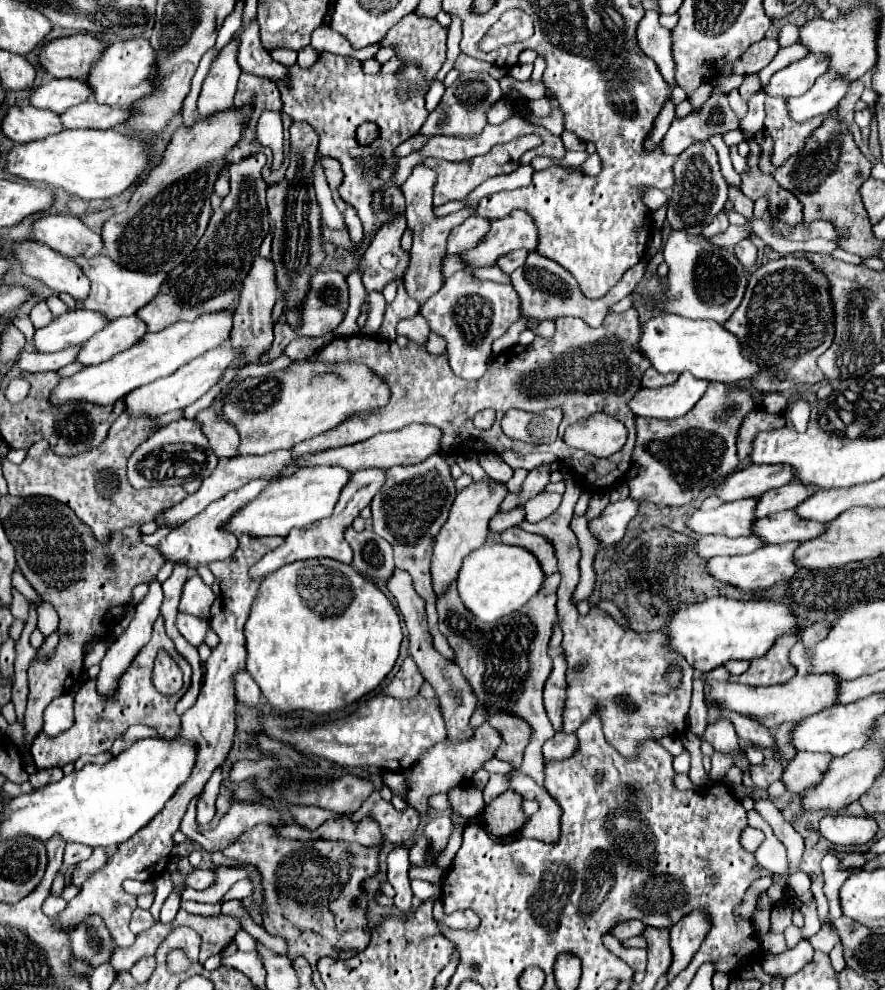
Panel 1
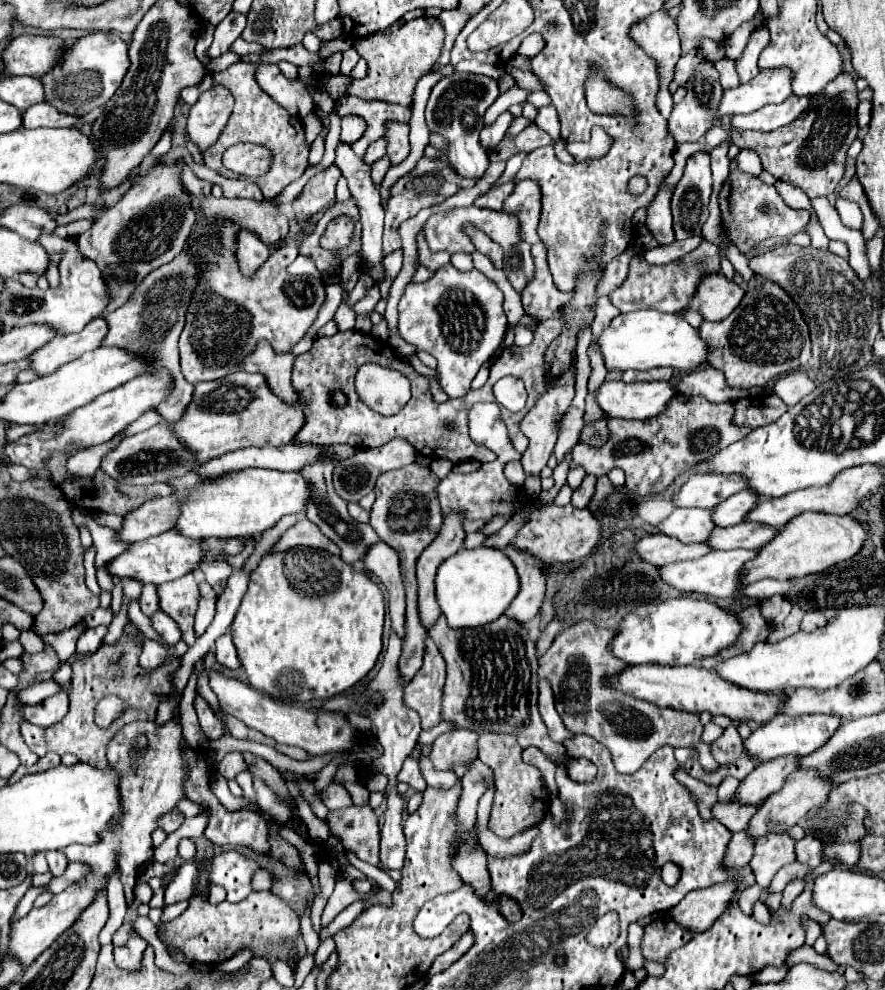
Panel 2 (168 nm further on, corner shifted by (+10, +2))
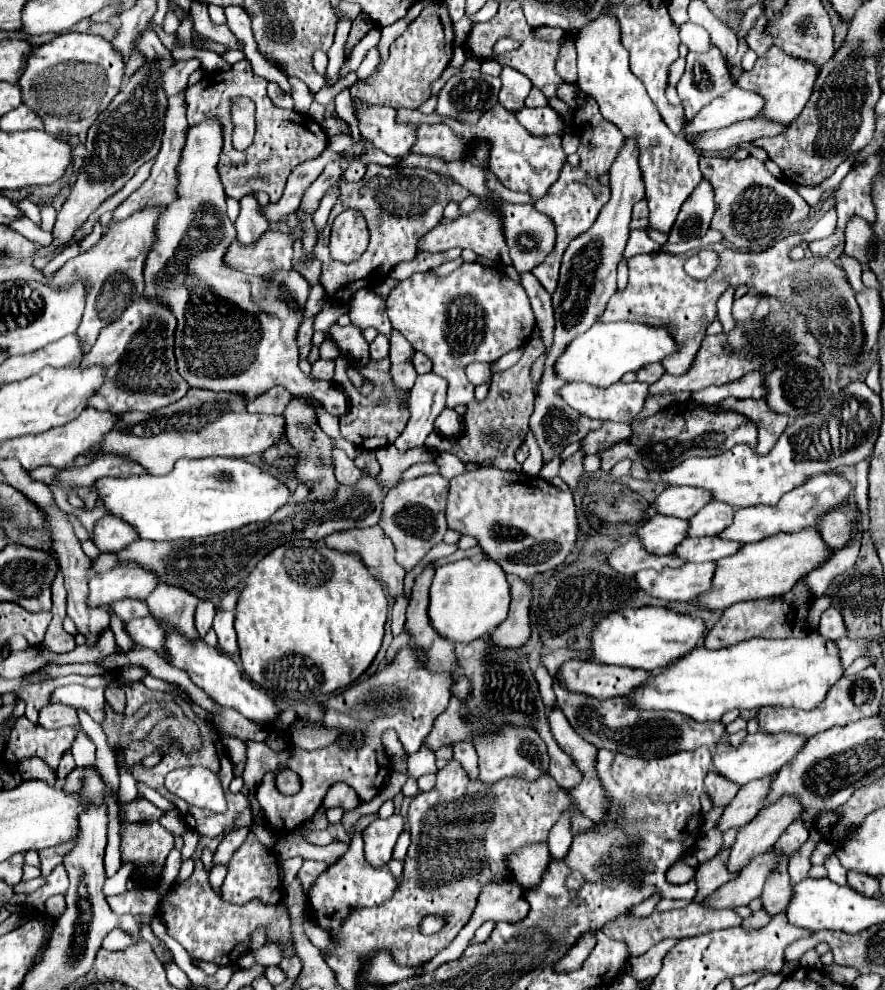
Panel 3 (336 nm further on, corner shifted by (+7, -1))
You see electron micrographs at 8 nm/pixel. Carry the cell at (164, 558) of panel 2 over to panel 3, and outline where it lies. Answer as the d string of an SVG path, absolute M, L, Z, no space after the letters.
M123 564L115 566L107 572L93 574L89 580L89 606L107 606L121 598L139 598L145 600L151 590L155 590L159 580L155 580L155 572L147 572L147 568L139 568L139 564Z

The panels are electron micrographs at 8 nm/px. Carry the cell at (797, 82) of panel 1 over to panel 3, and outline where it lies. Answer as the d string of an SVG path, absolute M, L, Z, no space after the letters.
M733 86L729 92L707 104L691 122L687 122L683 132L707 132L725 128L733 122L755 118L761 110L763 96Z

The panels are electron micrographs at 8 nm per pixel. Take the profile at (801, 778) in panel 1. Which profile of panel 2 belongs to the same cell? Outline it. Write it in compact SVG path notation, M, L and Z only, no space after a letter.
M780 757L776 761L760 763L746 779L740 781L736 789L736 801L740 805L758 807L768 795L784 785L784 777L796 771L796 757Z

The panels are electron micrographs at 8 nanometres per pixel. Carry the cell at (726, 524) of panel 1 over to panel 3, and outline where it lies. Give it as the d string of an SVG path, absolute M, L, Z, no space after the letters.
M653 516L645 526L637 530L643 546L653 554L671 554L687 538L687 520L675 520L671 516Z

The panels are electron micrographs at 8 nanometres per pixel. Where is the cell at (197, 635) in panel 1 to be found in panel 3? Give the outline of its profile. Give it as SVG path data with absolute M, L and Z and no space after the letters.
M153 616L129 620L127 632L131 634L131 638L139 646L151 648L151 650L157 650L157 652L163 650L163 640L167 640L167 632L163 632L163 626Z

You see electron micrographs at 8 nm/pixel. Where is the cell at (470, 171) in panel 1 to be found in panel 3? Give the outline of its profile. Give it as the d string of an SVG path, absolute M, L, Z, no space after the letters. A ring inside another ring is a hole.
M369 164L367 172L361 182L347 182L341 184L341 196L337 198L335 206L331 208L329 222L325 230L319 234L319 240L313 248L313 256L321 260L323 270L321 270L321 286L325 288L329 298L339 298L343 302L349 302L351 296L359 288L373 288L377 286L393 266L399 262L413 260L417 256L417 242L419 236L427 234L431 228L435 228L443 220L443 208L449 202L461 202L469 196L467 190L461 190L459 186L453 186L453 180L435 174L435 172L425 172L423 168L387 168L381 164ZM347 208L357 208L363 212L367 224L369 224L369 248L365 254L351 262L335 262L329 256L327 242L329 242L329 228L335 220L335 216Z

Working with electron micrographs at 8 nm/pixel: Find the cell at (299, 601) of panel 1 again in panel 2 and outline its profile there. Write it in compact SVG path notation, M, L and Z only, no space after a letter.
M292 547L286 551L278 551L278 553L268 553L260 565L252 571L250 575L250 583L248 583L248 591L240 603L240 609L234 617L232 623L232 635L234 635L234 645L238 649L238 657L242 661L242 667L246 671L246 677L250 681L250 685L258 691L268 693L270 697L278 697L278 699L292 699L292 701L312 701L312 699L326 699L326 697L334 697L336 693L342 693L350 687L354 687L360 679L366 677L366 673L374 667L380 651L382 651L382 627L384 627L384 597L380 587L364 573L364 571L356 571L352 565L344 563L342 557L332 555L328 551L322 549L312 549L312 547Z

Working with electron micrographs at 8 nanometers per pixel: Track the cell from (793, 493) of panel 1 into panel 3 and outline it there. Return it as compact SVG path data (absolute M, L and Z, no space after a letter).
M715 500L691 518L687 536L693 538L693 536L711 536L711 534L723 532L723 528L731 524L733 516L735 516L735 508L727 508L727 504L719 504Z

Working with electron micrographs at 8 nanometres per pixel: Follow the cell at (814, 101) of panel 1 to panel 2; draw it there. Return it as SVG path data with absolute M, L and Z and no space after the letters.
M788 97L780 105L766 105L750 115L736 115L730 119L730 129L754 129L754 131L774 131L784 125L790 125L804 109L808 109L810 97Z

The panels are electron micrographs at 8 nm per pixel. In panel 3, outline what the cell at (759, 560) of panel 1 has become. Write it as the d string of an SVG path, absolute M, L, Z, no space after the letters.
M715 562L685 564L681 568L667 568L663 572L643 570L637 572L637 584L655 598L693 602L703 592L711 590L711 580L715 574Z

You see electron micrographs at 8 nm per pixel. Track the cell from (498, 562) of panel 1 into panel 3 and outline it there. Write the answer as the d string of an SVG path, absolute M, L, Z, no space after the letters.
M469 558L439 566L431 584L429 618L433 628L451 642L471 642L491 634L509 612L511 586L507 574L493 560L481 560L475 564Z

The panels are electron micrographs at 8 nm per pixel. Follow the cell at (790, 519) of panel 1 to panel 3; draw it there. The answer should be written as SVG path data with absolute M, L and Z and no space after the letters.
M701 536L701 538L685 538L677 546L677 554L687 562L709 562L719 560L723 556L733 556L743 548L741 544L731 544L731 540L719 540L719 536Z

